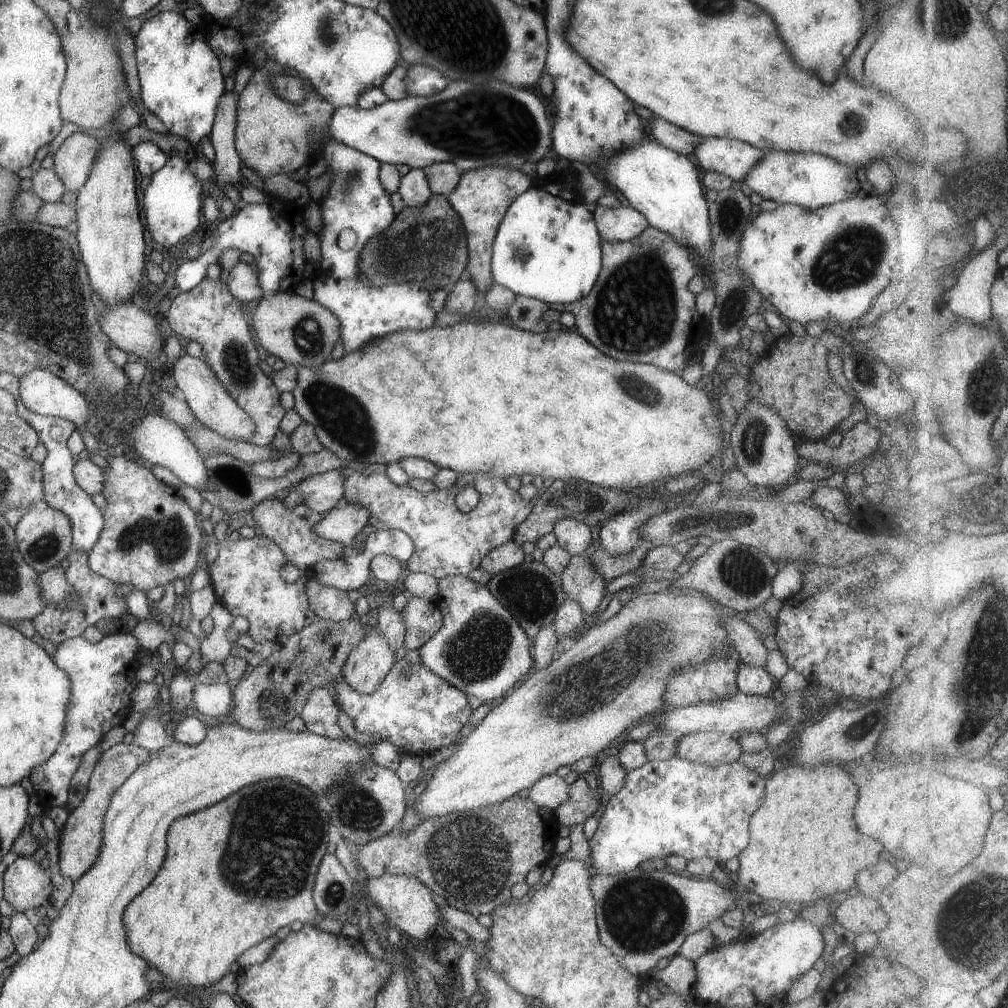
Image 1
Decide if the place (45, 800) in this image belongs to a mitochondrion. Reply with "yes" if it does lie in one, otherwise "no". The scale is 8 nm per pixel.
no

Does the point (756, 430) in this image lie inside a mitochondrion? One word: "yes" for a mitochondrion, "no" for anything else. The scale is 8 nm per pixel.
yes

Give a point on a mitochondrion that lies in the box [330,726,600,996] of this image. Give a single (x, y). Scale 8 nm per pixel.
(468, 858)

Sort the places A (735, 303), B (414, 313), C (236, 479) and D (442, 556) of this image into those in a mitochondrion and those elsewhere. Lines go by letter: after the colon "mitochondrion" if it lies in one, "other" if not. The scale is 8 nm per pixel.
A: mitochondrion
B: other
C: mitochondrion
D: other

